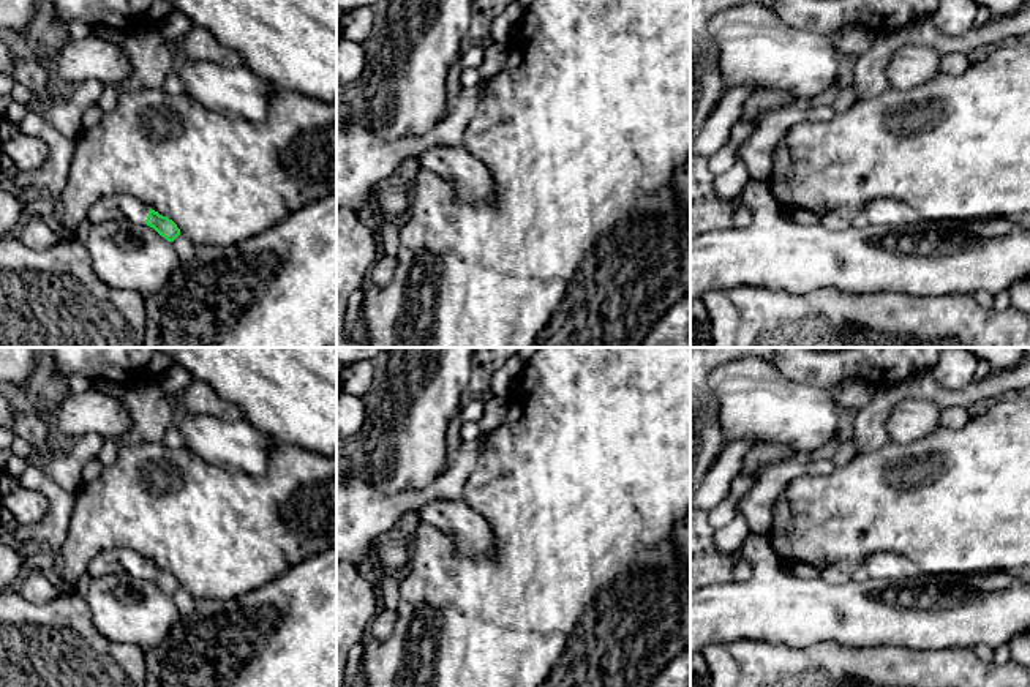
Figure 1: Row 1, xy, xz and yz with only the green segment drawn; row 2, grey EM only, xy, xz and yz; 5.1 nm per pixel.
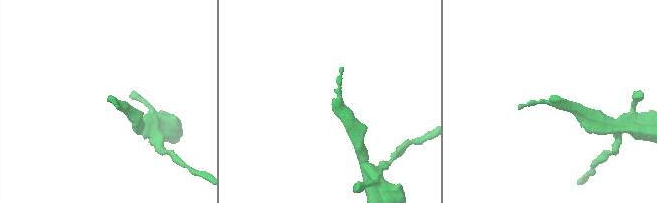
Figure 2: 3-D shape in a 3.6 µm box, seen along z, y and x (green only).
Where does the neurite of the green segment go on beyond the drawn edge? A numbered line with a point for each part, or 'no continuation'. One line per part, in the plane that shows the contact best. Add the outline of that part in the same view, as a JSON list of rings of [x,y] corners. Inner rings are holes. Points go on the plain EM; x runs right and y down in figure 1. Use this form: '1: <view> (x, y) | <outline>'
1: xy (114, 561) | [[[111,548],[98,553],[87,565],[85,581],[104,575],[131,575],[145,578],[148,561],[126,548]]]

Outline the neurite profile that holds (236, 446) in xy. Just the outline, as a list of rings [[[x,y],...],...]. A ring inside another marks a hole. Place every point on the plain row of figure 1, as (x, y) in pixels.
[[[190,414],[179,430],[188,450],[227,472],[261,475],[269,467],[273,441],[245,417],[224,420]]]

